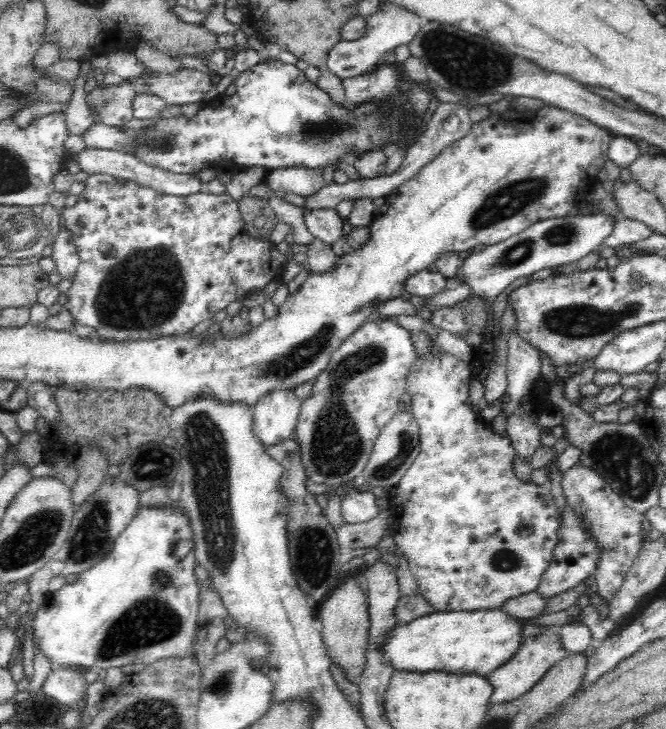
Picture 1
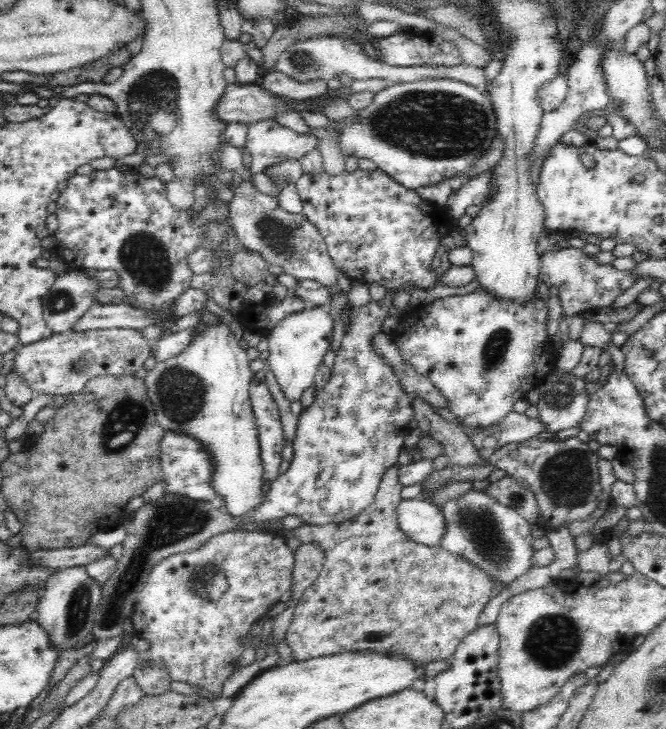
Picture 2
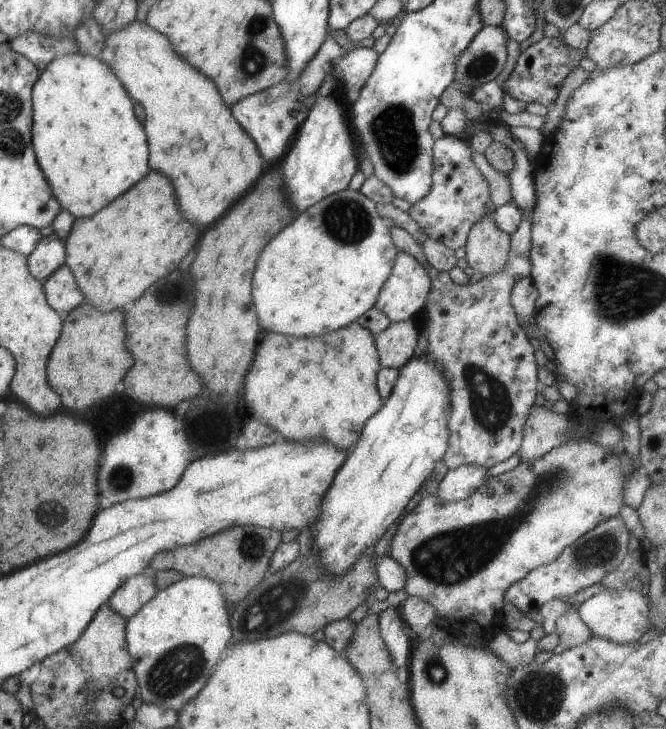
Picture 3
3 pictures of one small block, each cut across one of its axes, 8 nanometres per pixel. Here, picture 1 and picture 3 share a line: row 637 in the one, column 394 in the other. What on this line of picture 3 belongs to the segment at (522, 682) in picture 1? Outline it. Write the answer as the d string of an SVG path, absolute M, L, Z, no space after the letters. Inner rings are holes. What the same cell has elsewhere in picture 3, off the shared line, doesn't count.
M587 437L580 439L569 439L567 442L552 448L535 458L535 460L527 460L520 462L511 470L488 477L479 488L476 488L471 496L466 499L455 502L443 502L435 495L424 494L413 510L406 514L398 523L395 534L391 538L389 545L389 556L398 562L405 570L407 580L405 580L404 590L407 596L417 596L423 598L427 604L431 604L431 608L435 610L434 624L437 625L442 634L451 632L451 636L459 636L459 640L467 640L467 644L483 645L483 640L491 640L497 632L504 632L505 621L501 614L501 607L504 605L504 592L512 583L519 581L529 571L549 564L556 556L574 540L584 535L591 528L595 528L597 524L609 520L613 516L618 516L620 510L625 506L623 504L623 480L629 472L633 472L639 468L639 463L634 464L629 460L629 454L622 450L614 452L615 446L601 446L598 441Z

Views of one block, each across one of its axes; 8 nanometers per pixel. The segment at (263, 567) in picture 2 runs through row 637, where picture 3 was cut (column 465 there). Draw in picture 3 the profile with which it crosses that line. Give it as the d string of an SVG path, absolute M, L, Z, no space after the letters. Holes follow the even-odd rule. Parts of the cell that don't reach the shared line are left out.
M444 134L432 144L431 188L429 192L411 204L407 214L419 226L419 230L431 238L447 246L449 250L457 250L465 246L469 229L487 212L496 209L491 202L489 184L481 176L479 169L471 160L471 150L465 139Z

